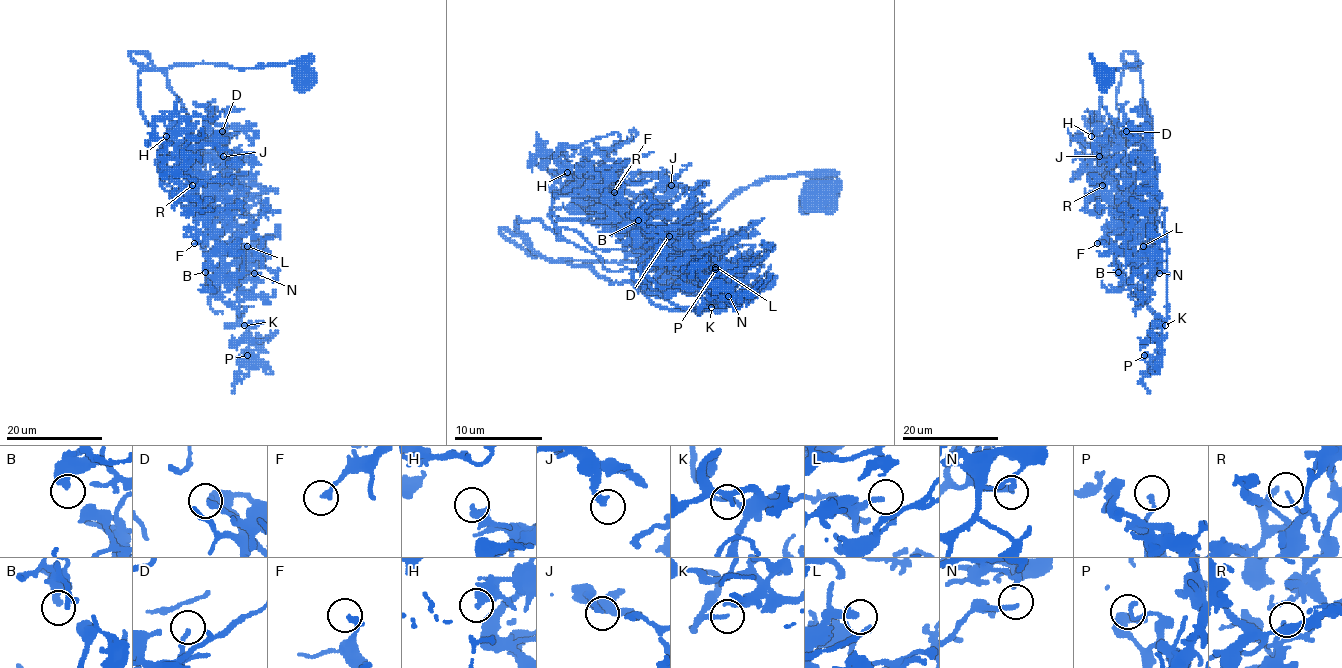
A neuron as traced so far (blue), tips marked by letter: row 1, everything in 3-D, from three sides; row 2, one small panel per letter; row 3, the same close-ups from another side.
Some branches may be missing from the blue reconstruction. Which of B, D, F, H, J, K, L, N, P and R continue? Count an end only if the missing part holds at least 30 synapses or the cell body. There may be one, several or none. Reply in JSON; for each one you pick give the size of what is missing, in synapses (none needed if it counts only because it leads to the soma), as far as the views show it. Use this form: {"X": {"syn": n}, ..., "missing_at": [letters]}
{"N": {"syn": 90}, "missing_at": ["N"]}

